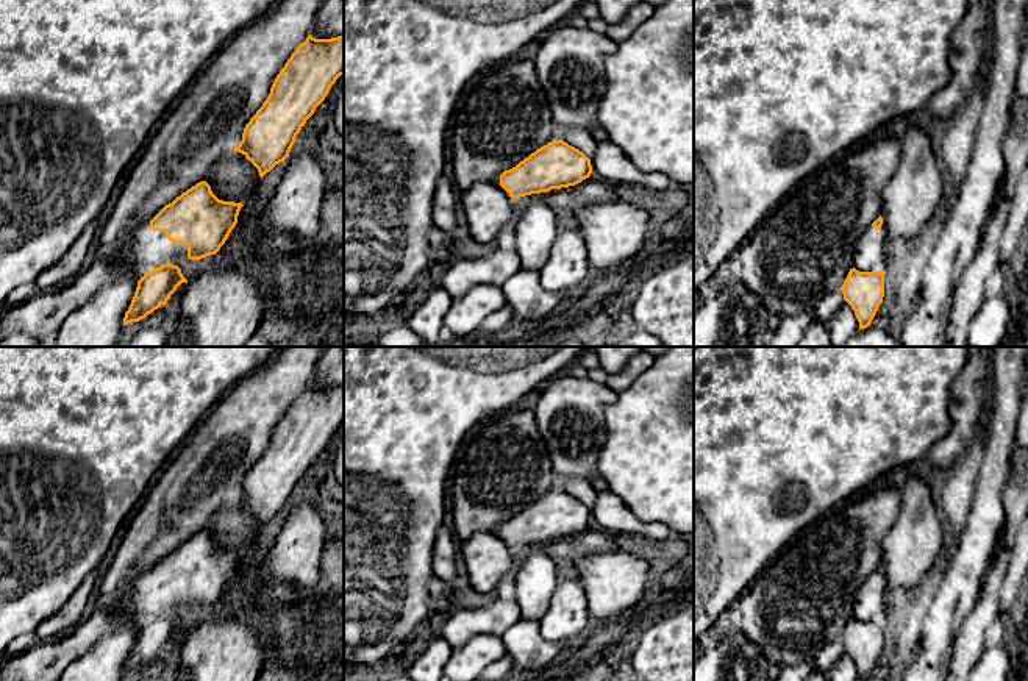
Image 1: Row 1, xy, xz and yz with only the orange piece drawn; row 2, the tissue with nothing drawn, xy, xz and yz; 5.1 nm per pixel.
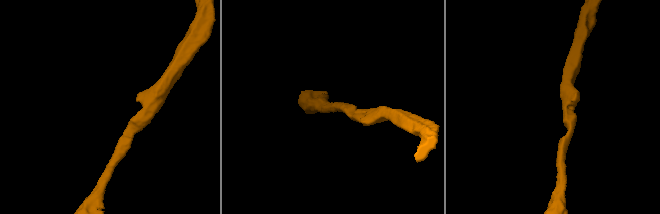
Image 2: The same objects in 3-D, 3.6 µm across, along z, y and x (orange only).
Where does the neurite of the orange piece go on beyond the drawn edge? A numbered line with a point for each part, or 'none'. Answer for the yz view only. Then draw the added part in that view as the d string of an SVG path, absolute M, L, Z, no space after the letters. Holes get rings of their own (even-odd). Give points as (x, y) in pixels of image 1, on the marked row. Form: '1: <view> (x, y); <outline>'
1: yz (870, 250); M881 212L883 225L880 230L872 225L862 233L855 250L853 267L859 272L881 272L887 250L887 226Z

